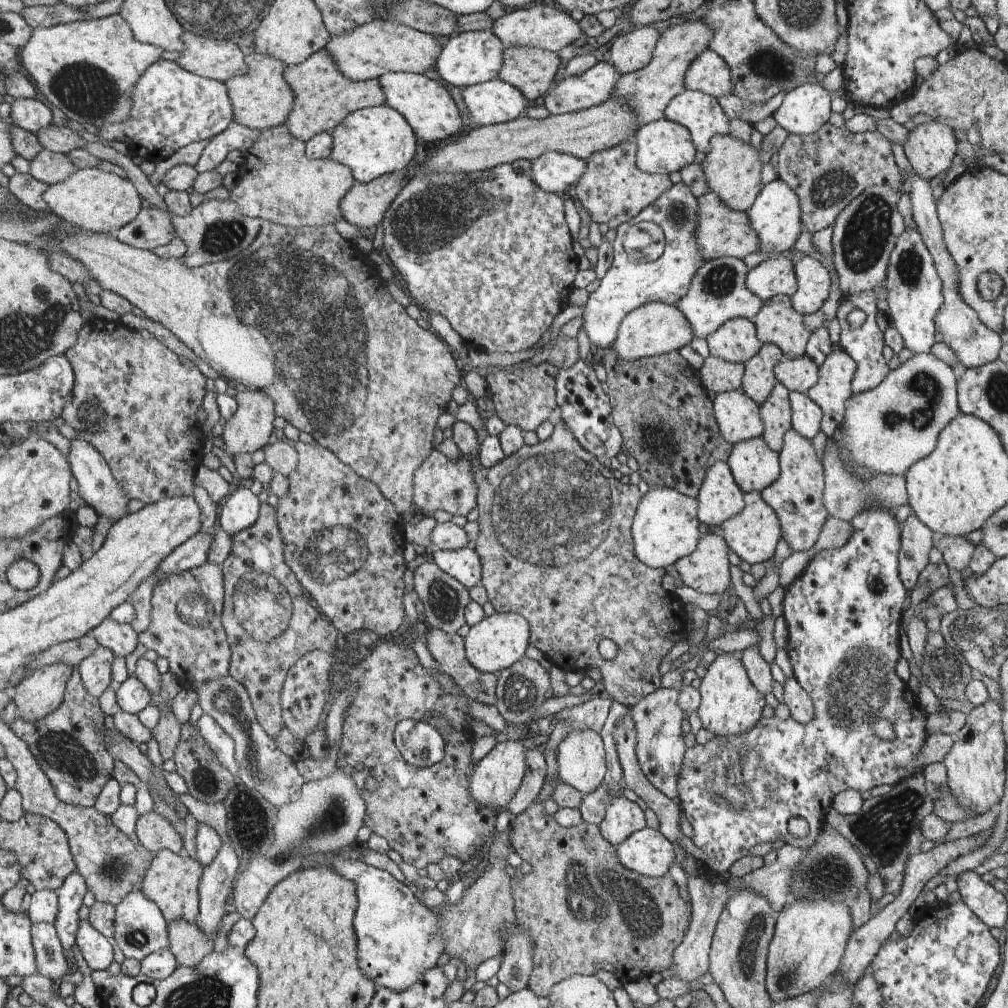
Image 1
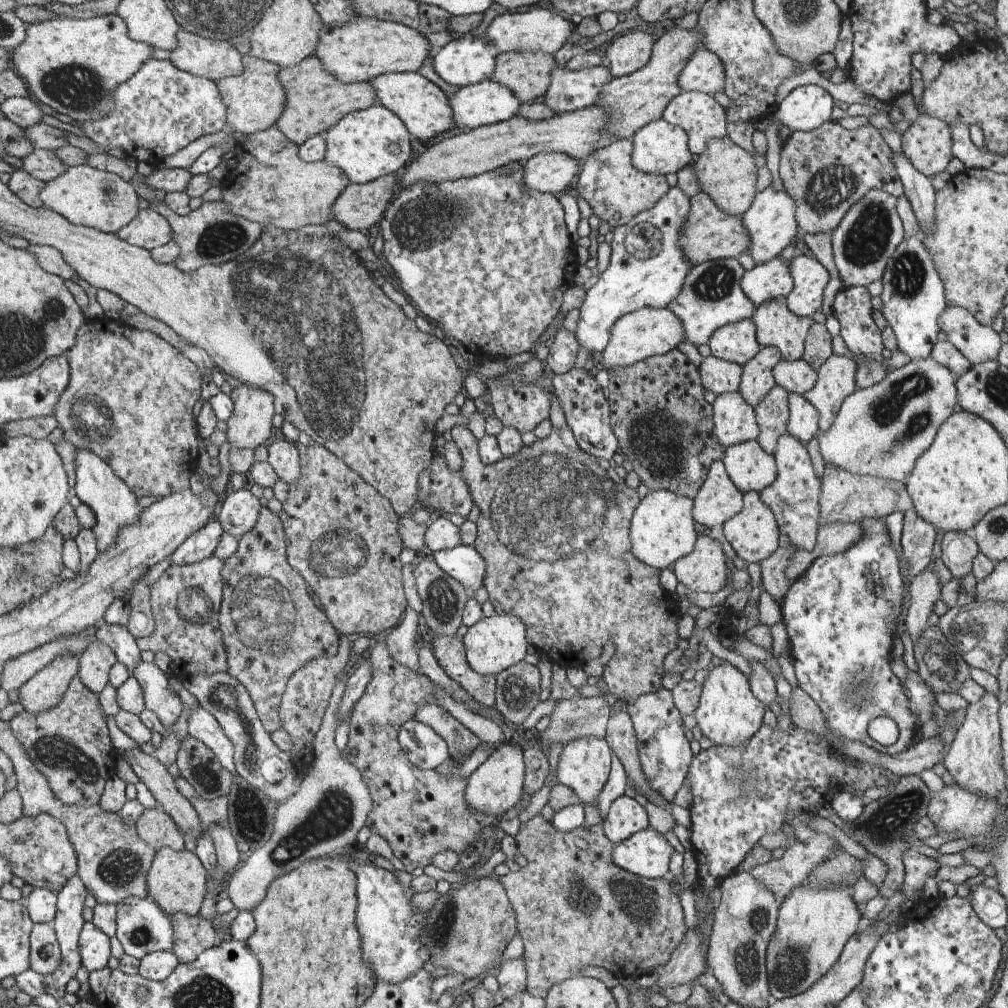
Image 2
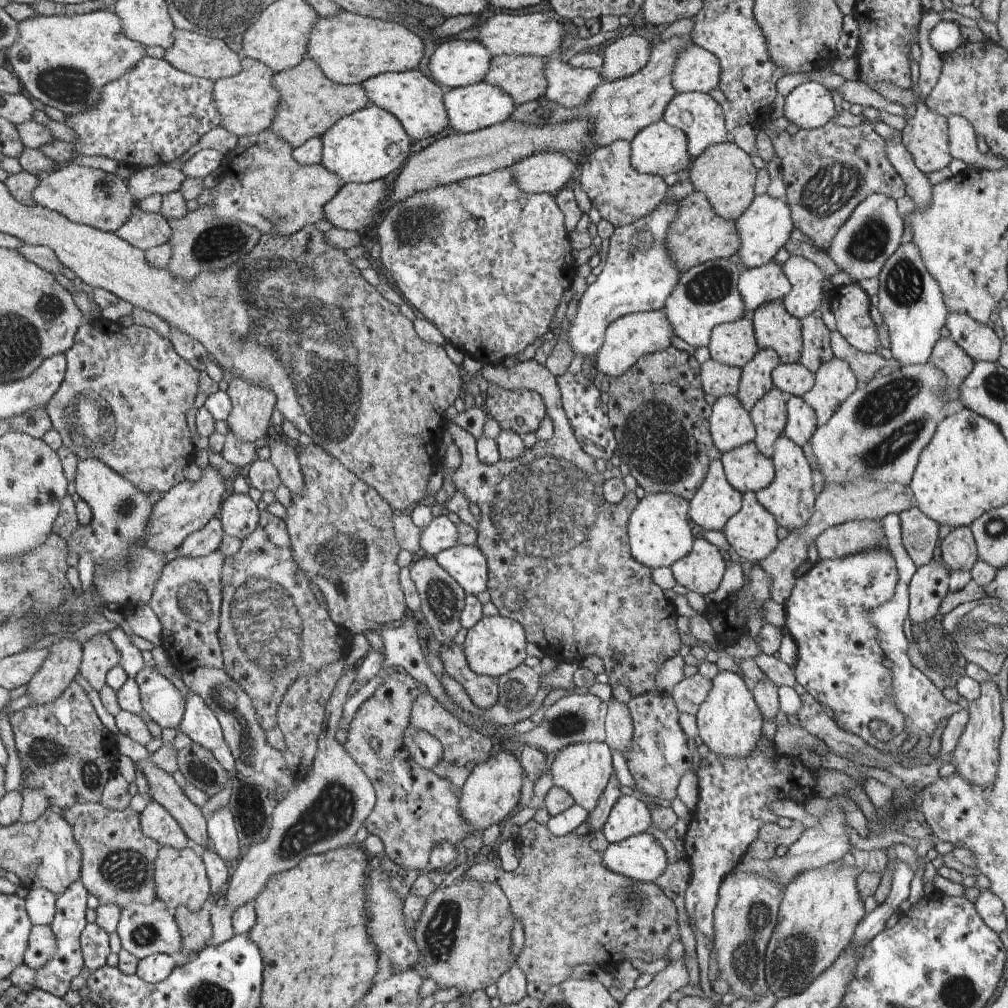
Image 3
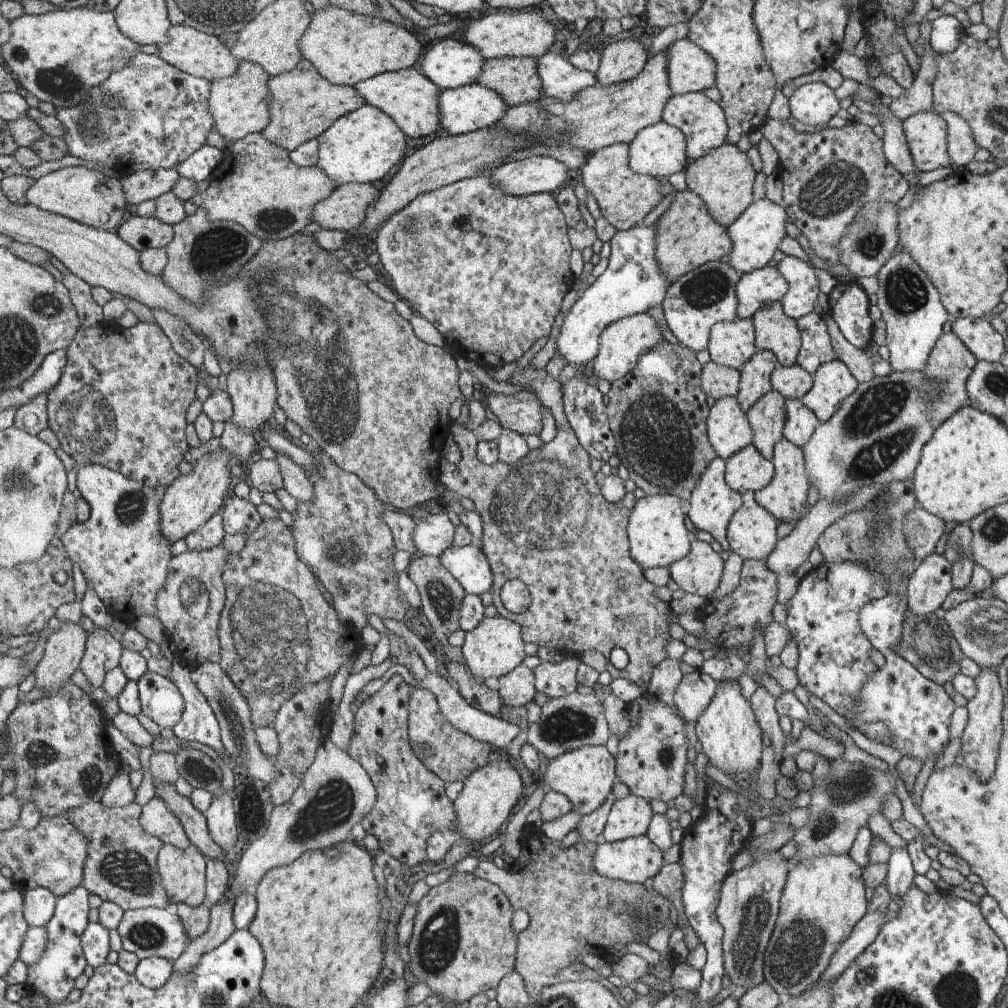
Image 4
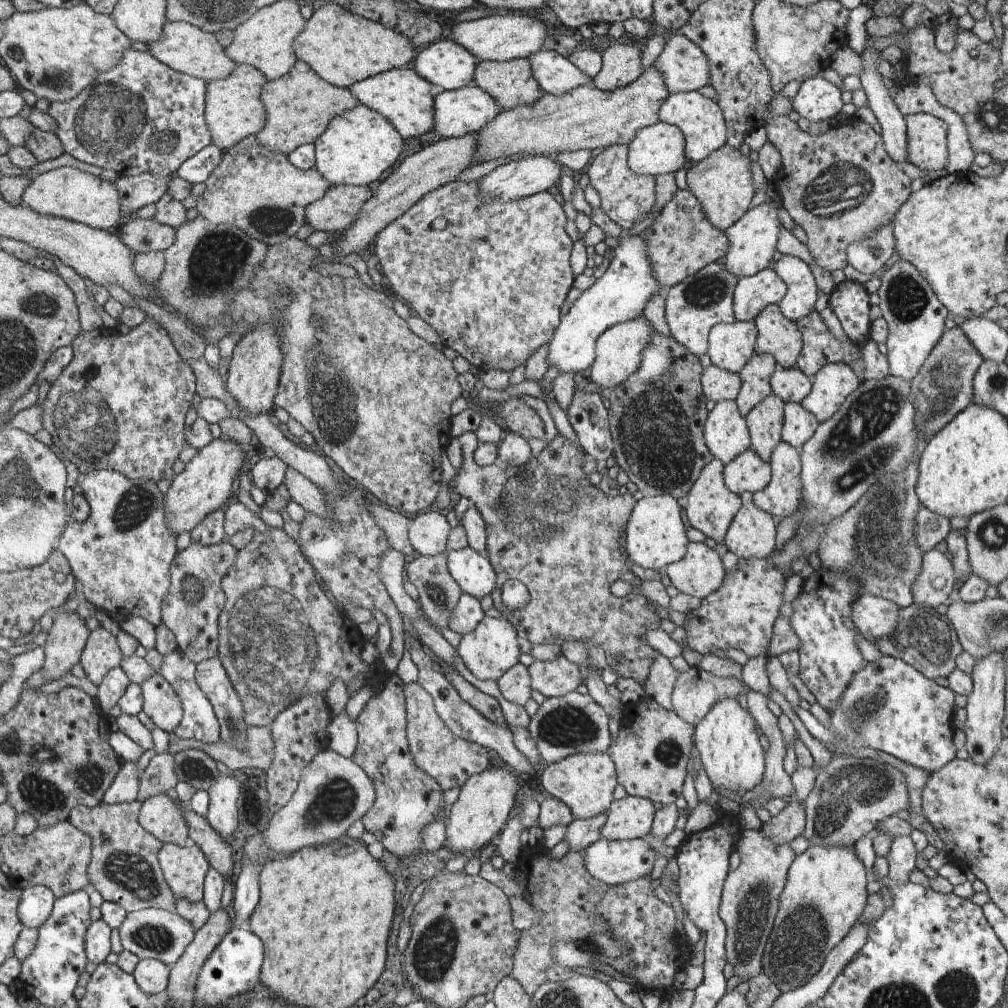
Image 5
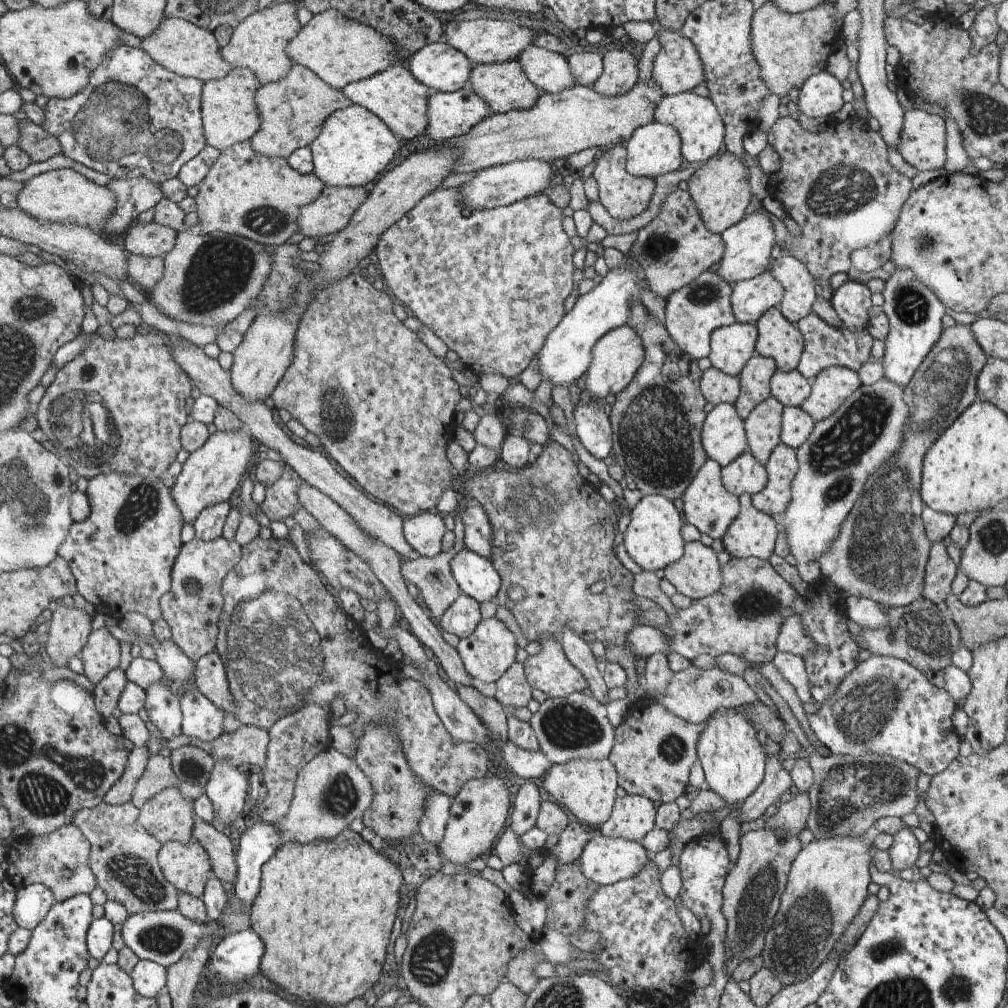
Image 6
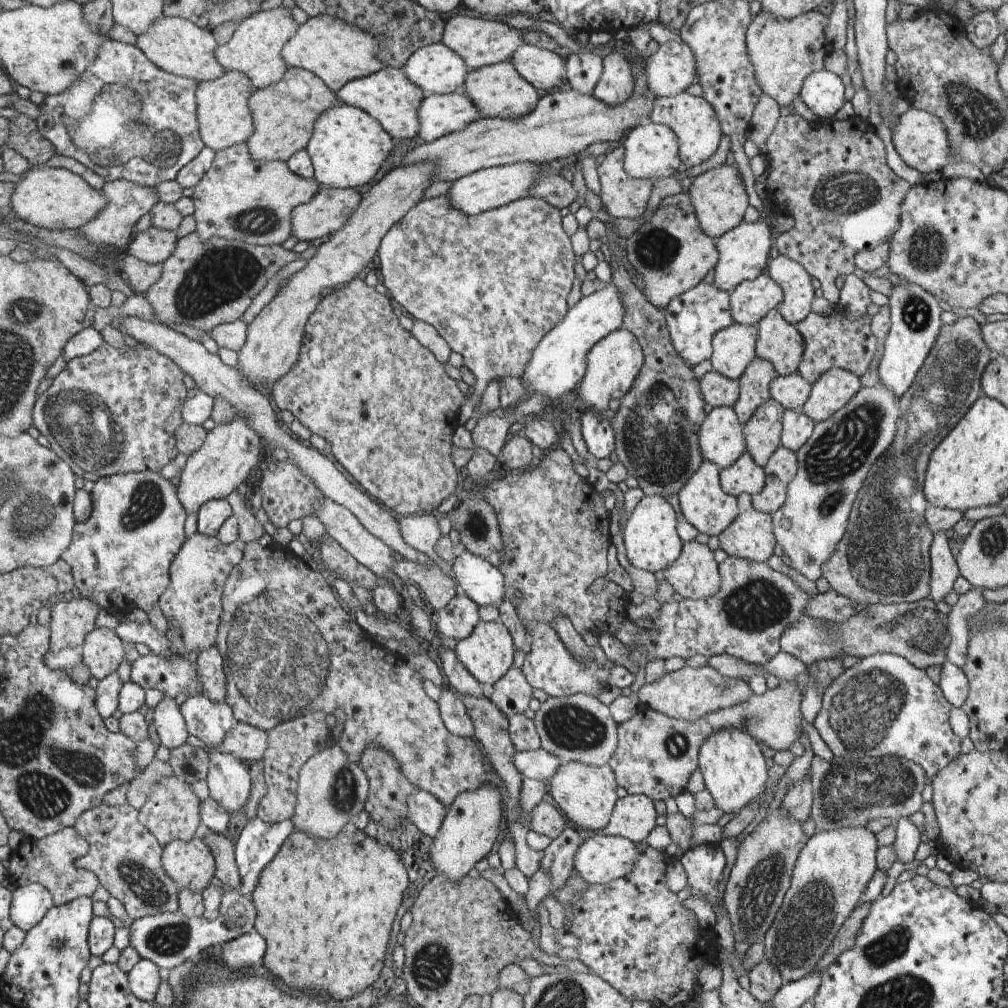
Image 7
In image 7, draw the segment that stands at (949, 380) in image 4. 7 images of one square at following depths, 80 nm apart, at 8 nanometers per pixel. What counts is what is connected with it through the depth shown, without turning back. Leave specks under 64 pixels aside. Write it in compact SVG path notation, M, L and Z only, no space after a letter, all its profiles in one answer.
M961 317L951 325L942 325L911 384L898 398L900 415L892 443L869 467L852 502L843 536L831 556L820 566L821 577L838 595L853 602L887 605L912 603L928 596L928 550L933 534L924 519L924 510L929 506L922 493L926 460L934 446L982 395L980 376L991 357L992 353L981 338L980 326L971 317Z

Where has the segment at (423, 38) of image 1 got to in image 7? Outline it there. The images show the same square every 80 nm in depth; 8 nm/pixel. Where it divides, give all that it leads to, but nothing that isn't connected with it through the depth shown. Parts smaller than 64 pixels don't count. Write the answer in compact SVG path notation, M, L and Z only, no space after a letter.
M320 14L298 25L295 34L283 45L281 53L288 68L299 67L311 71L336 92L350 80L385 68L386 64L378 57L379 50L380 42L370 32L336 16Z

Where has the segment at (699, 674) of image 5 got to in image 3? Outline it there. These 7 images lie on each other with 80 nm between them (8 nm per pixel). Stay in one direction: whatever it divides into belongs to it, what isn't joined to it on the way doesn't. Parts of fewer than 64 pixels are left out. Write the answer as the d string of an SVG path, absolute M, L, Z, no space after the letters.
M697 673L691 678L683 678L677 682L670 697L674 699L679 713L693 716L707 698L709 690L711 690L711 682Z

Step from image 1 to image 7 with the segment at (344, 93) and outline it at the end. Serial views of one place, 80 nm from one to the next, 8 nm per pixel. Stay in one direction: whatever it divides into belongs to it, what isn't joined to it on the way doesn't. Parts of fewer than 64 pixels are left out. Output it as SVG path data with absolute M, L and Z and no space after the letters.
M289 67L277 82L252 90L249 107L254 132L245 143L253 160L286 161L298 150L305 149L313 136L314 122L318 116L341 104L338 95L318 75L299 67Z

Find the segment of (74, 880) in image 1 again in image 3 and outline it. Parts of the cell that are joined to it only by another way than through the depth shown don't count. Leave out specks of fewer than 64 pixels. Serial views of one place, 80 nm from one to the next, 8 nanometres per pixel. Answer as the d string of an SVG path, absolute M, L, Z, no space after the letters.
M75 881L73 885L63 890L62 894L57 895L54 901L54 916L49 926L55 938L55 952L43 964L43 968L34 971L35 976L33 976L35 978L33 988L51 994L53 997L62 998L69 988L71 978L75 978L83 968L81 952L79 952L79 934L82 934L85 926L85 898L87 898L85 890L80 881Z

